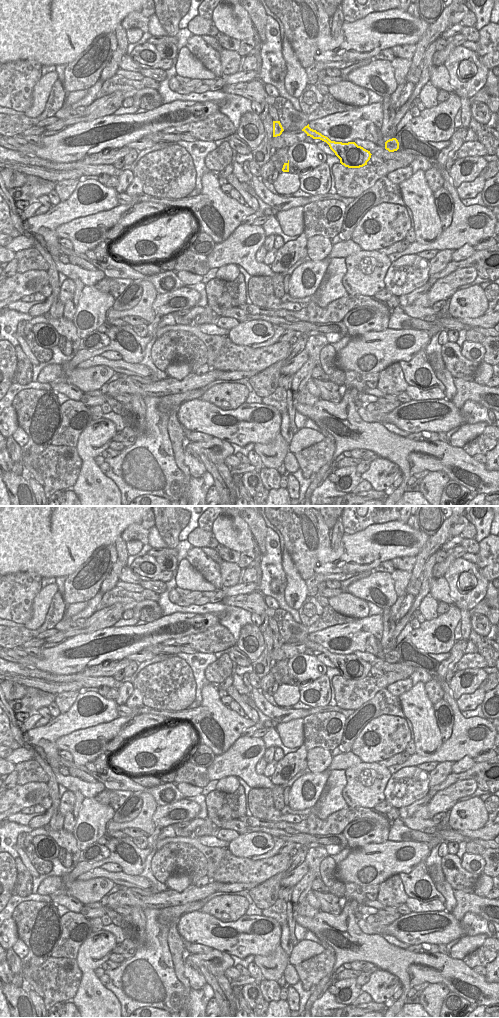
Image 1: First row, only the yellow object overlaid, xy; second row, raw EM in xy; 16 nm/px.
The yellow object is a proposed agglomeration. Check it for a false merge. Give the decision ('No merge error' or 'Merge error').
Merge error.

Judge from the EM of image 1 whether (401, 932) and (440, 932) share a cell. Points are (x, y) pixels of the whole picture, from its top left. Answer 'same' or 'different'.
same

